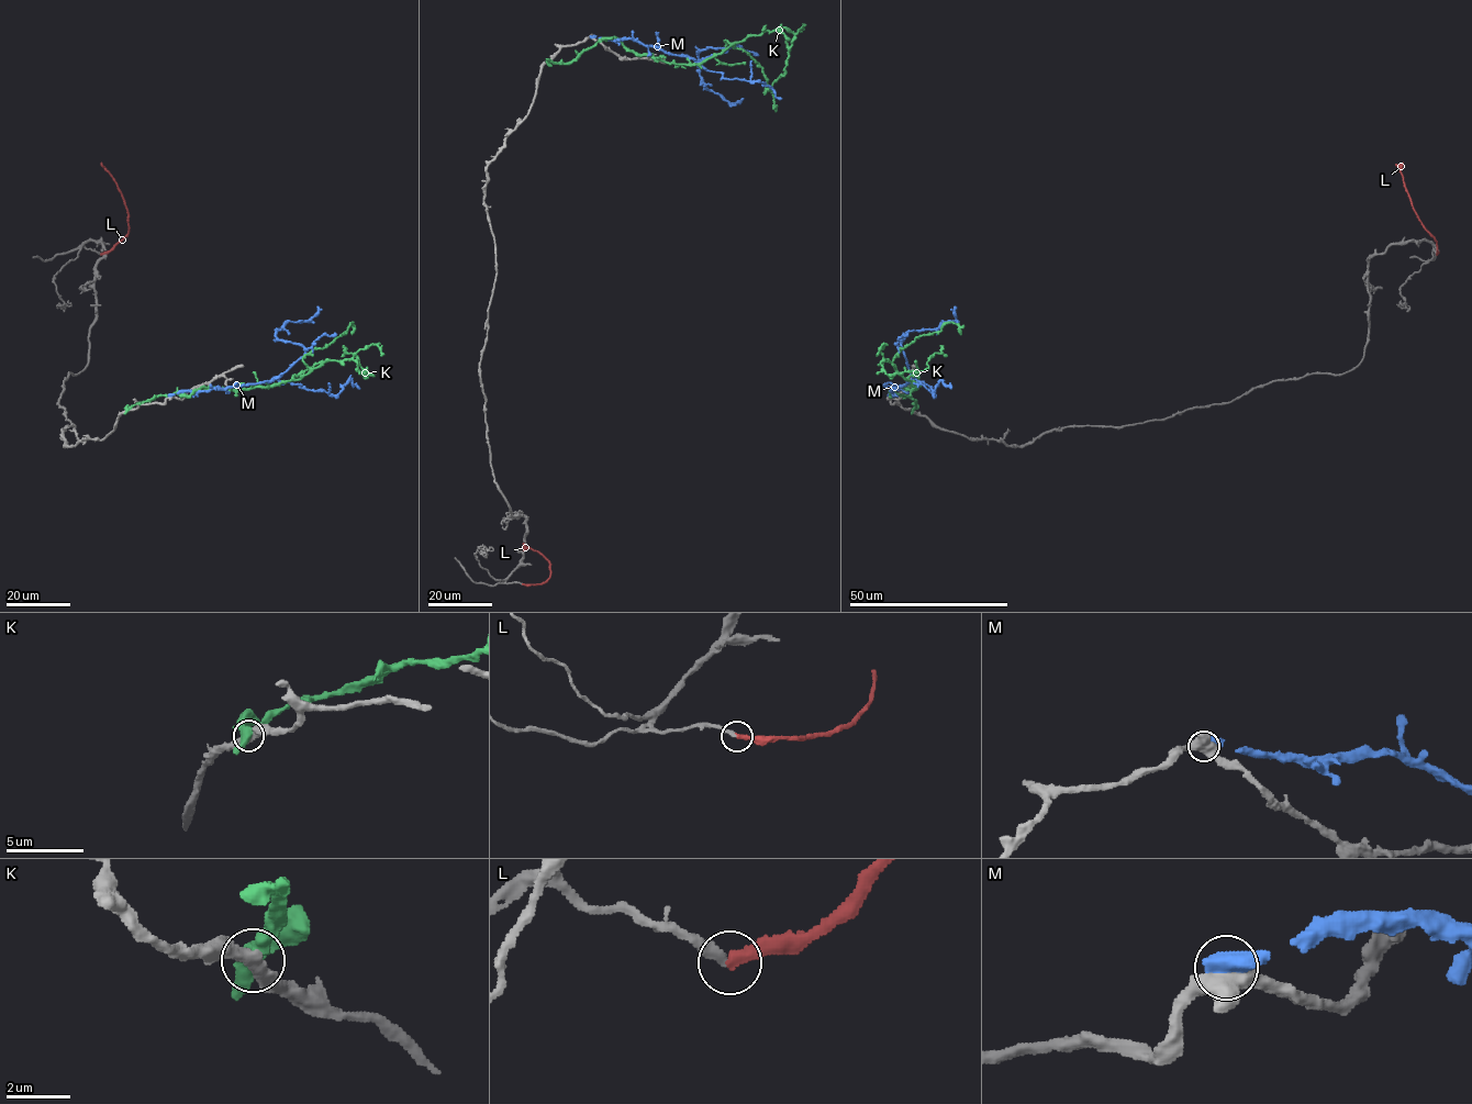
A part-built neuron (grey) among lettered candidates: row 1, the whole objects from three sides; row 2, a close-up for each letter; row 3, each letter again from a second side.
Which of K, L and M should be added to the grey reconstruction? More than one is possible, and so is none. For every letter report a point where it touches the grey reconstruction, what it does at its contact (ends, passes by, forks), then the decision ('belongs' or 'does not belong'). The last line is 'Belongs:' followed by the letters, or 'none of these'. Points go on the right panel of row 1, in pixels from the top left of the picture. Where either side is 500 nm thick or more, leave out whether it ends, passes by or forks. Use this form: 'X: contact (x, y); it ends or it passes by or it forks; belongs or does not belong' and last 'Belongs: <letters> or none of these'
K: contact (913, 410); it forks; does not belong
L: contact (1437, 254); it ends; does not belong
M: contact (889, 396); does not belong
Belongs: none of these

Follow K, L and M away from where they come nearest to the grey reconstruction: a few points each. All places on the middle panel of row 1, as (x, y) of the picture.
K: (549, 60), (571, 63), (616, 37), (638, 54), (699, 64), (778, 29), (789, 51), (785, 73), (765, 90)
L: (522, 584), (543, 583), (550, 575), (546, 559), (531, 548), (523, 550)
M: (591, 37), (632, 38), (702, 60), (723, 48), (697, 53), (700, 76), (733, 103), (743, 98)

